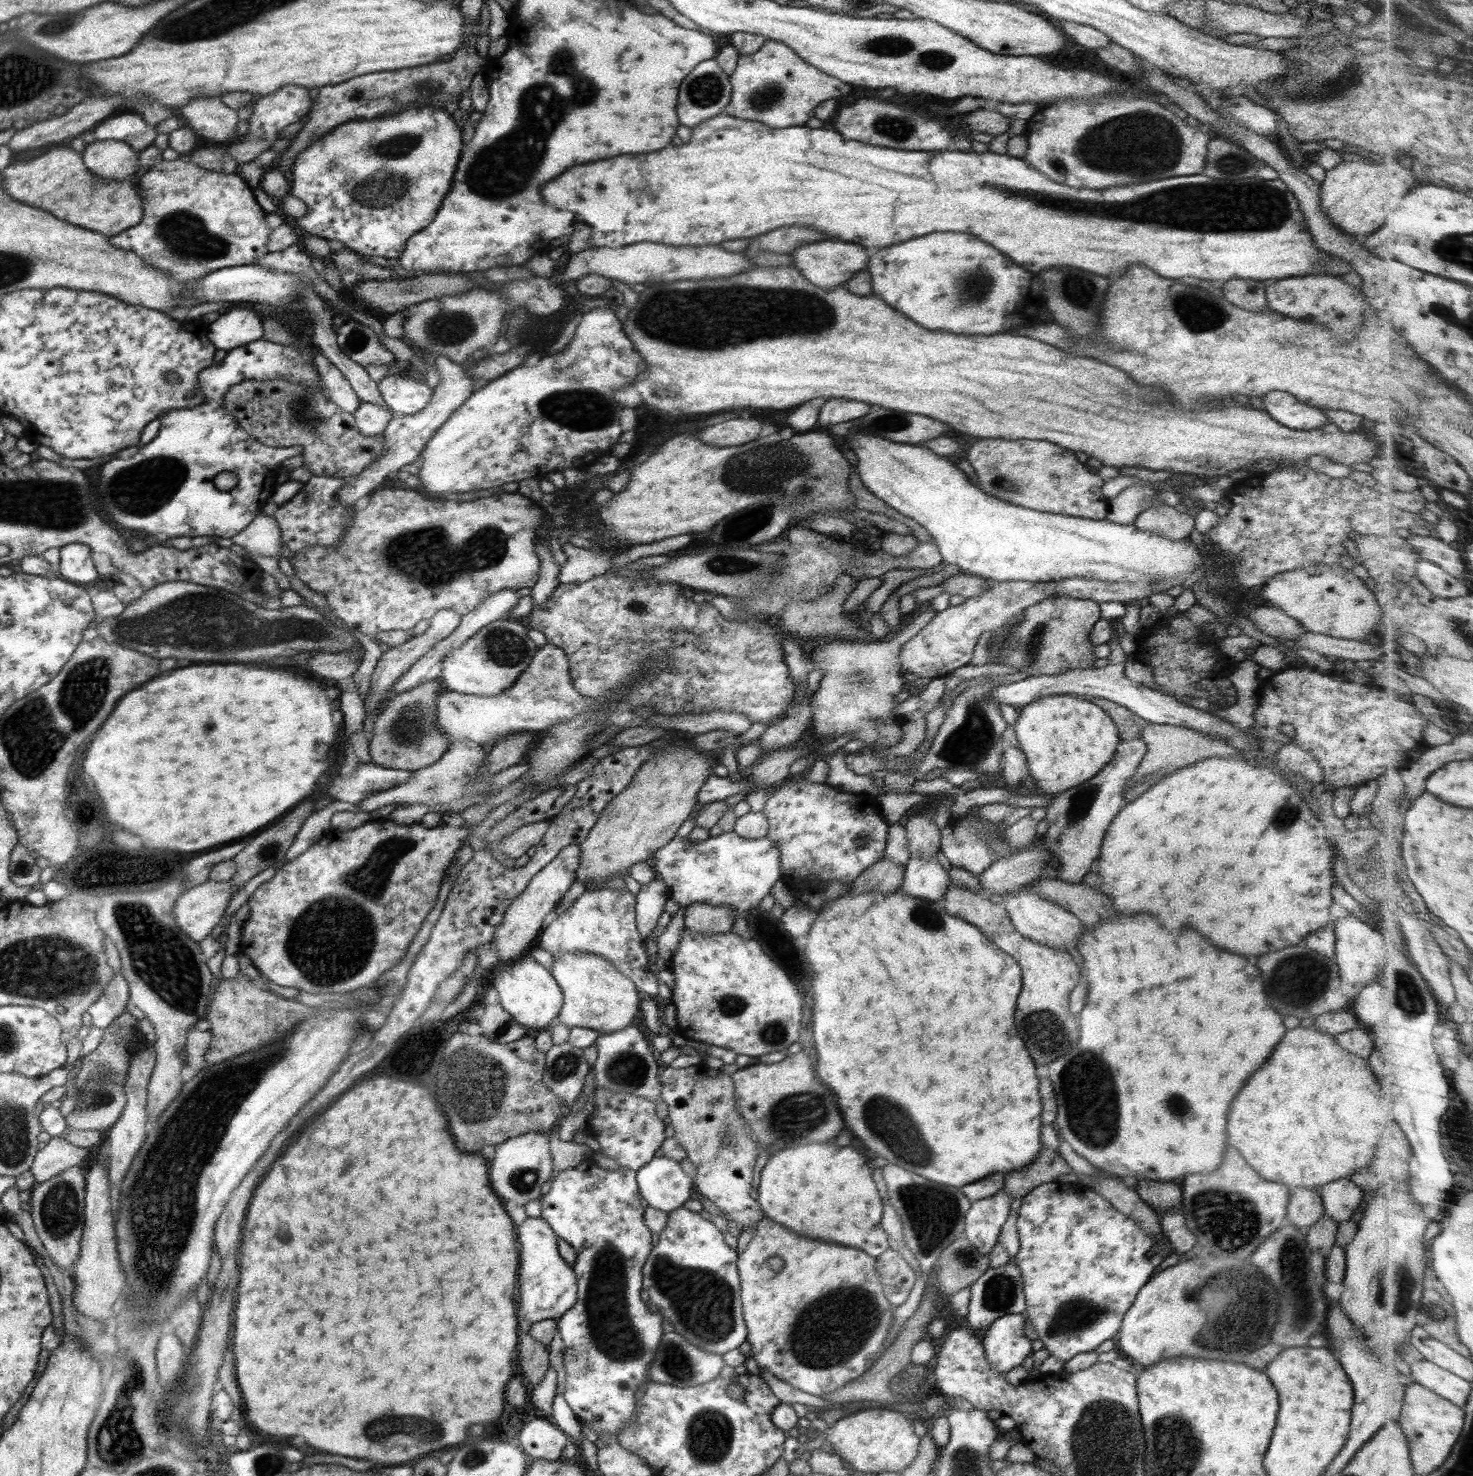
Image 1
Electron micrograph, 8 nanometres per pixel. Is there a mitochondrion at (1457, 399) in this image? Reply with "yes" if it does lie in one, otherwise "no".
no

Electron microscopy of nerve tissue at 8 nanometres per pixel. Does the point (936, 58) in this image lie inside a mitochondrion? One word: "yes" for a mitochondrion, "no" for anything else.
yes

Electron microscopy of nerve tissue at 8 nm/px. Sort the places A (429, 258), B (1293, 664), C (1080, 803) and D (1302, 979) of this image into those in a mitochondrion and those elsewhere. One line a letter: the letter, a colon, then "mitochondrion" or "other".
A: other
B: other
C: mitochondrion
D: mitochondrion

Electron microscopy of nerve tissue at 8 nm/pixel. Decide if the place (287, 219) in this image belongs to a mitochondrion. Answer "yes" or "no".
no

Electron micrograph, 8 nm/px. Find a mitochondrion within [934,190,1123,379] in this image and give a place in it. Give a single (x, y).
(976, 288)

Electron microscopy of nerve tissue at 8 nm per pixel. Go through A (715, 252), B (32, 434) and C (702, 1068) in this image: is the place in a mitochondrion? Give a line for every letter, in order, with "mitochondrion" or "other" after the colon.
A: other
B: other
C: other

